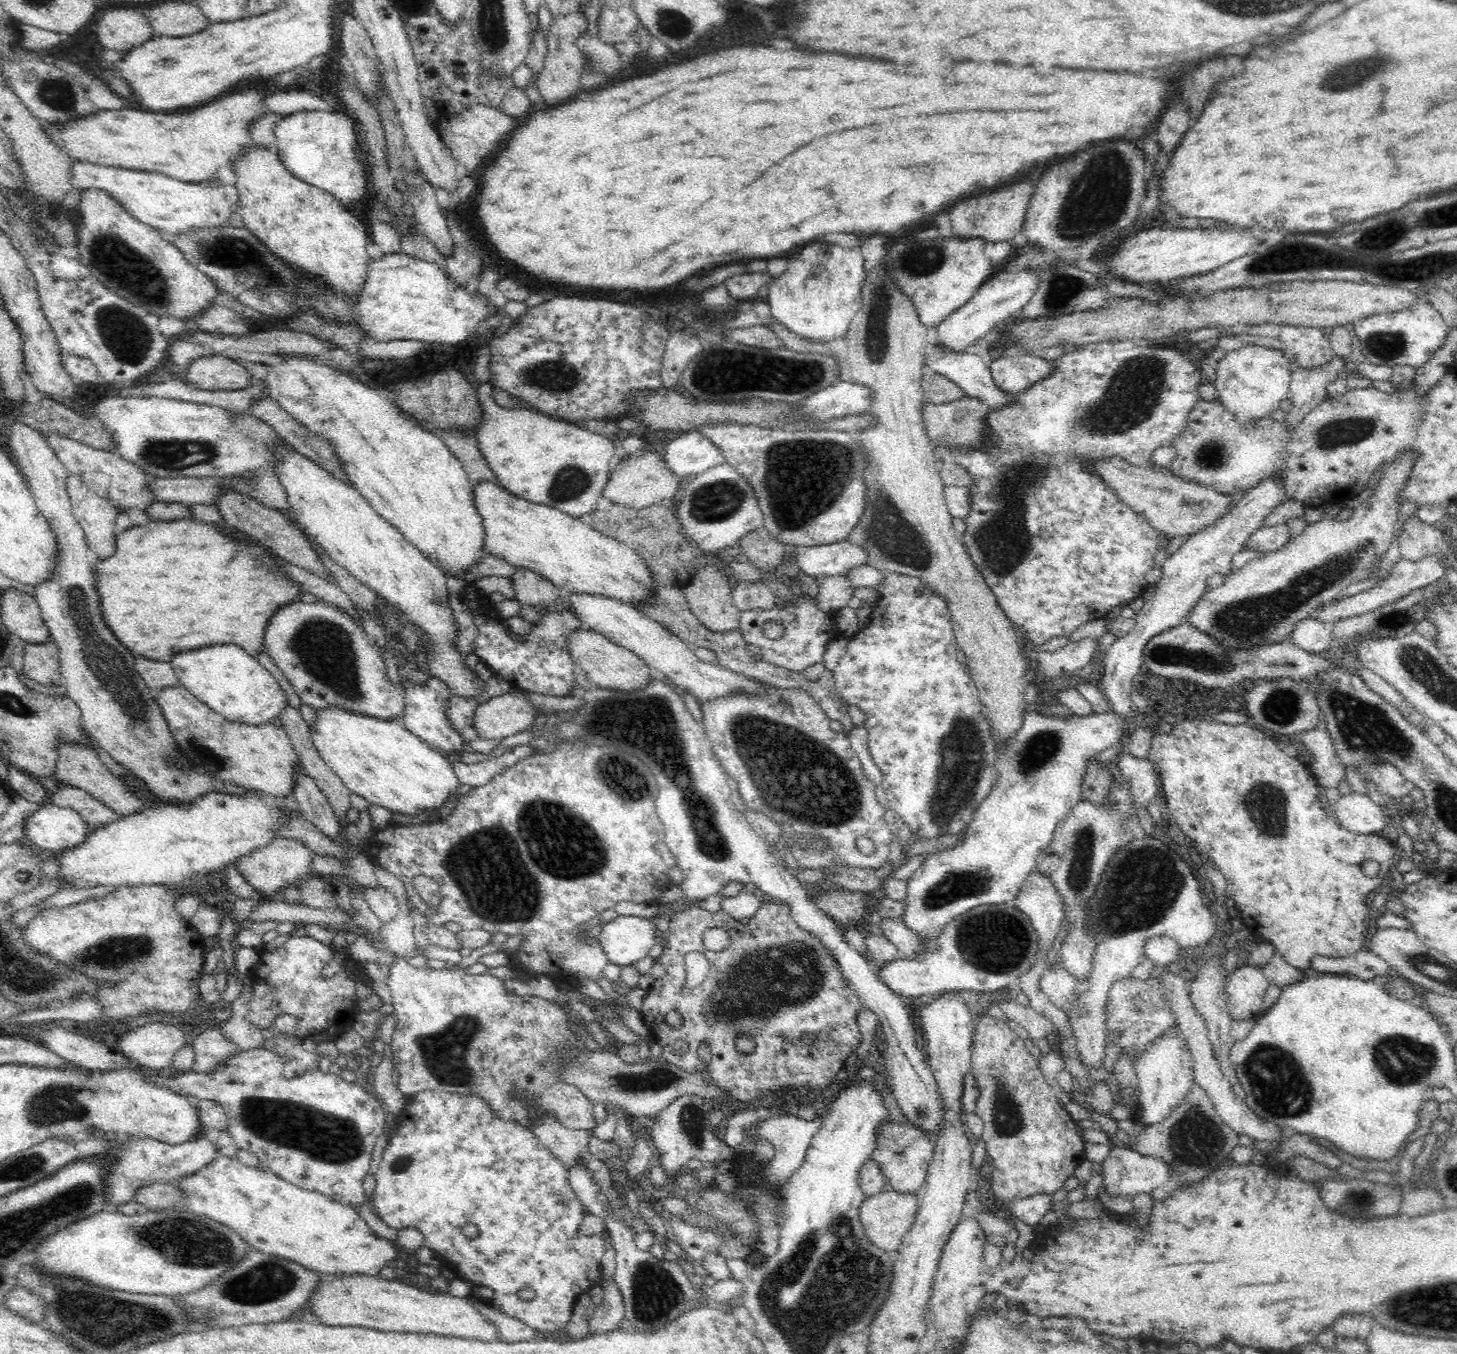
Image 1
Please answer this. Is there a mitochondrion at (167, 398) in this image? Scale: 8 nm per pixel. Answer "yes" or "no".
no

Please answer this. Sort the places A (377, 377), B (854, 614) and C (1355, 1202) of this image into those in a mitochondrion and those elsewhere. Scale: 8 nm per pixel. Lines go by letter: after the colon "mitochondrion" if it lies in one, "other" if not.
A: other
B: other
C: mitochondrion

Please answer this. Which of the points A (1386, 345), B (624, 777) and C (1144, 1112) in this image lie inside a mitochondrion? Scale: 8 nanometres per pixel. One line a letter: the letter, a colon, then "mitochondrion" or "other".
A: mitochondrion
B: mitochondrion
C: other

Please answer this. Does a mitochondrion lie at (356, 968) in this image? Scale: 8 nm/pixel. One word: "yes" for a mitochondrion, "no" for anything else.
no

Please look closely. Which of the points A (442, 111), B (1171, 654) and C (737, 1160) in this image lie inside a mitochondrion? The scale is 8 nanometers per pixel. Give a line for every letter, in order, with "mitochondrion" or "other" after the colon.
A: other
B: mitochondrion
C: other

